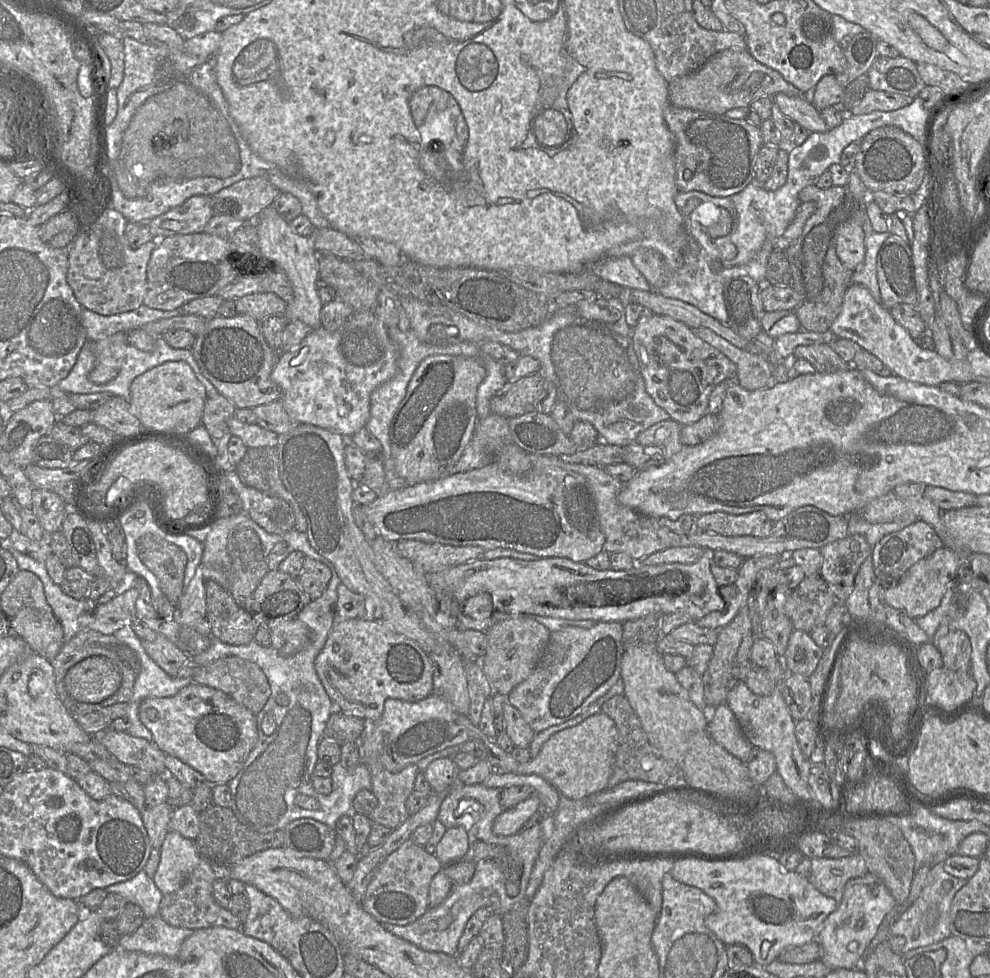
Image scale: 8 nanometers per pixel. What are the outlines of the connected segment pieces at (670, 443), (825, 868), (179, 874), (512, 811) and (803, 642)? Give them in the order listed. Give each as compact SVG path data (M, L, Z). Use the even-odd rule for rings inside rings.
M664 420L642 431L636 442L645 447L659 449L667 461L684 447L681 442L682 428L676 421Z
M860 853L851 856L831 859L811 859L809 881L825 896L841 902L846 883L853 878L861 877L868 872L865 860Z
M174 830L166 834L160 852L159 865L152 879L165 895L178 890L184 884L202 855L195 841Z
M536 794L515 807L503 810L494 820L493 833L499 836L511 836L519 833L523 824L538 811L540 806L539 797Z
M794 630L783 657L788 672L808 679L817 668L824 650L814 642L809 633Z

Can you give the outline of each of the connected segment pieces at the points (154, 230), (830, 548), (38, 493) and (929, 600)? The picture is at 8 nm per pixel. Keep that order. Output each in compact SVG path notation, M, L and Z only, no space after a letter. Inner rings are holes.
M205 195L192 196L181 205L173 207L167 212L153 218L149 222L150 233L153 237L169 237L204 232L204 227L214 215L210 197Z
M861 534L848 535L820 549L820 576L829 590L844 603L854 589L854 581L862 563L871 556L872 547Z
M34 488L31 509L45 534L61 531L68 507L57 493L52 490Z
M941 547L912 565L896 585L882 593L882 599L885 604L902 611L913 619L924 616L940 605L949 585L956 579L962 565L960 557L953 550Z

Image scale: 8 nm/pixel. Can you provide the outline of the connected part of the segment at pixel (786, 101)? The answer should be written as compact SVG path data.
M777 93L772 97L772 101L779 106L784 115L810 133L822 133L829 130L820 110L811 103L809 98Z

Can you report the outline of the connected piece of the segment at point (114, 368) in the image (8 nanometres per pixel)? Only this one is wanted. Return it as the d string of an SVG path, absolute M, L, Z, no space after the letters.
M117 332L95 341L96 365L89 375L91 382L106 384L117 377L128 345L127 332Z

